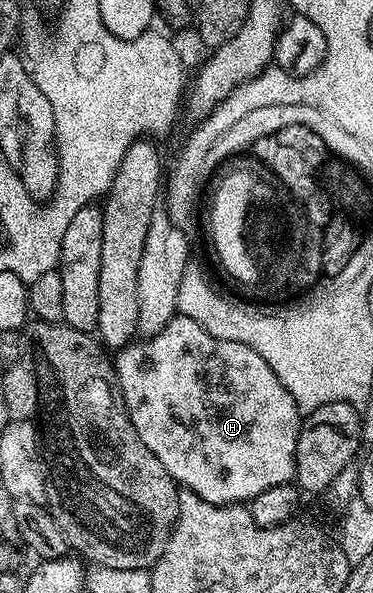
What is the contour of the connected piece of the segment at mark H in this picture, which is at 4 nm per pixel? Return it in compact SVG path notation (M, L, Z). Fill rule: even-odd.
M177 313L171 318L169 325L165 325L165 329L161 329L161 333L144 338L142 341L132 341L116 355L119 356L114 356L113 359L115 379L119 394L123 396L123 406L126 407L127 415L137 429L137 437L141 437L141 441L145 441L145 445L149 445L153 457L157 457L157 461L161 461L161 465L165 465L165 469L176 484L197 493L197 497L210 503L243 505L253 497L257 497L257 493L265 493L265 489L271 489L273 485L285 485L294 480L301 412L293 401L289 389L285 389L285 385L281 385L281 381L277 381L277 373L273 373L273 369L269 369L269 365L265 365L262 357L258 353L253 353L253 349L249 349L249 345L241 345L237 341L221 341L217 337L213 337L213 333L205 333L205 329L201 329L201 325L197 325L197 321L189 321L189 317Z

